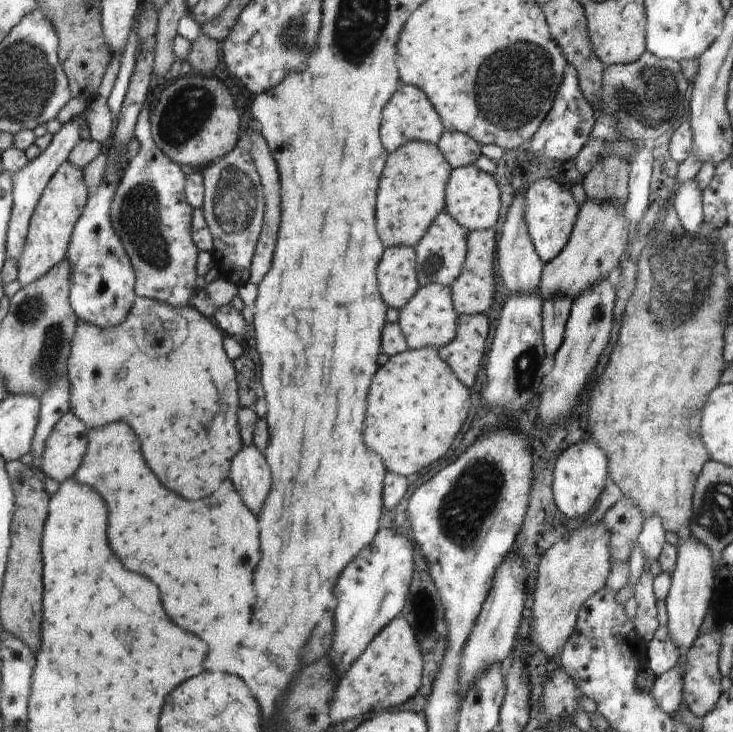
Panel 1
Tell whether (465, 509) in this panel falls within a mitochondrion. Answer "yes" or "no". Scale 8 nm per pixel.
yes

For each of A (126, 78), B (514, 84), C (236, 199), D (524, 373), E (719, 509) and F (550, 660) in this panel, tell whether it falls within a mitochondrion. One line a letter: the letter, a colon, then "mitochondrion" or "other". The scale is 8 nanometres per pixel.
A: other
B: mitochondrion
C: mitochondrion
D: mitochondrion
E: mitochondrion
F: other

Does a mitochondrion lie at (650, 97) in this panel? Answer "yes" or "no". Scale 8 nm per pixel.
yes

